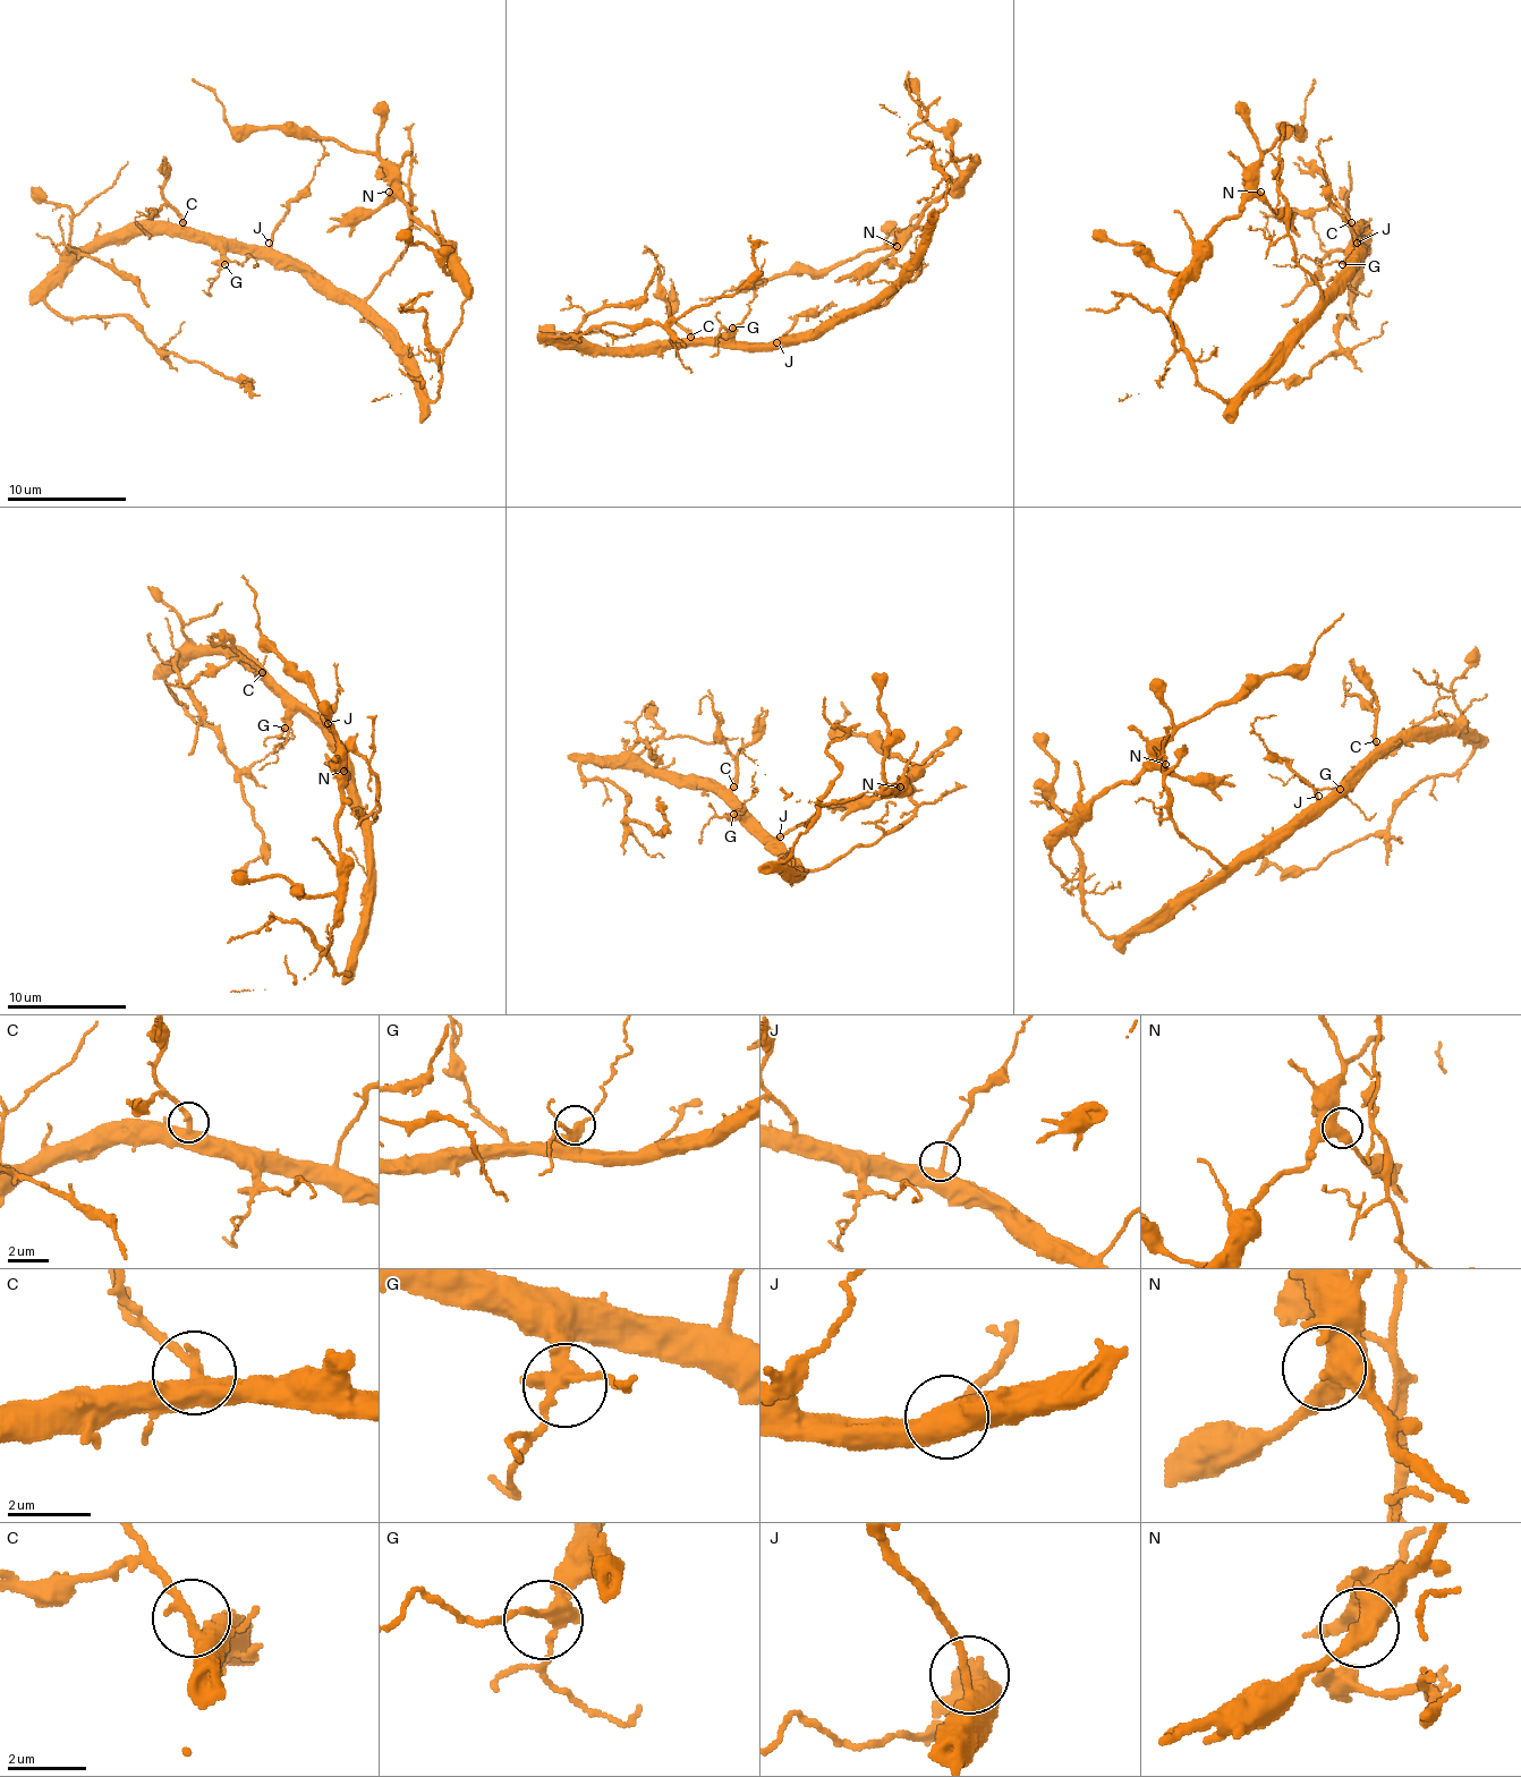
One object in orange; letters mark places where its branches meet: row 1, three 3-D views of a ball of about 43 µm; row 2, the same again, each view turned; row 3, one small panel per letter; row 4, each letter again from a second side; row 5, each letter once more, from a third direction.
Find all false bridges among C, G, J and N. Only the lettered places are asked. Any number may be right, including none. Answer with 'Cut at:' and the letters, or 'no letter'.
Cut at: no letter

